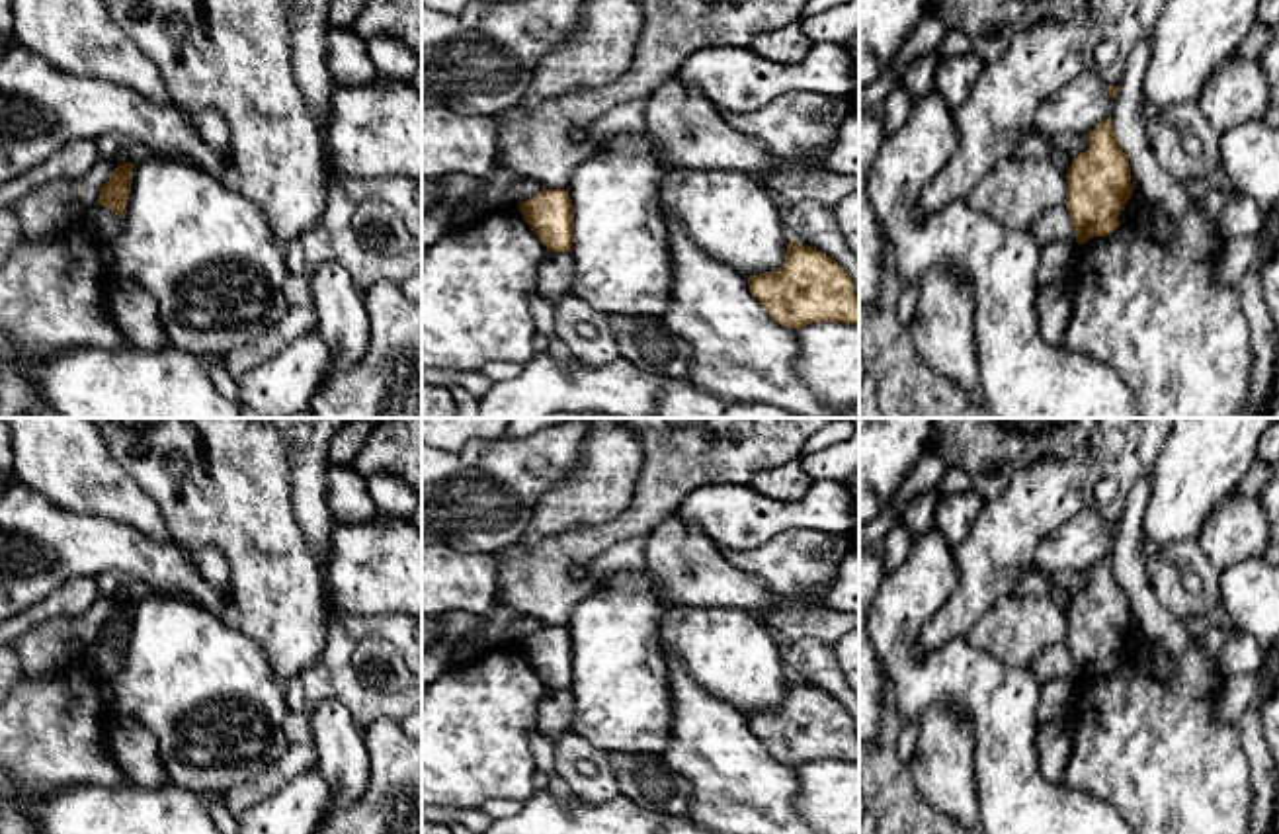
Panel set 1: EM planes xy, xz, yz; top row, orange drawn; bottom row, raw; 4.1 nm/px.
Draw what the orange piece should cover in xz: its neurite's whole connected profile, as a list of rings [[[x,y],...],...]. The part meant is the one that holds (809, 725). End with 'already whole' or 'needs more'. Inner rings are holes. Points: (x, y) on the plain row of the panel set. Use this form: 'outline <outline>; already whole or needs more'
outline [[[791,678],[777,709],[746,719],[765,750],[785,766],[801,768],[812,760],[859,764],[859,734],[851,715],[816,686]]]; already whole

